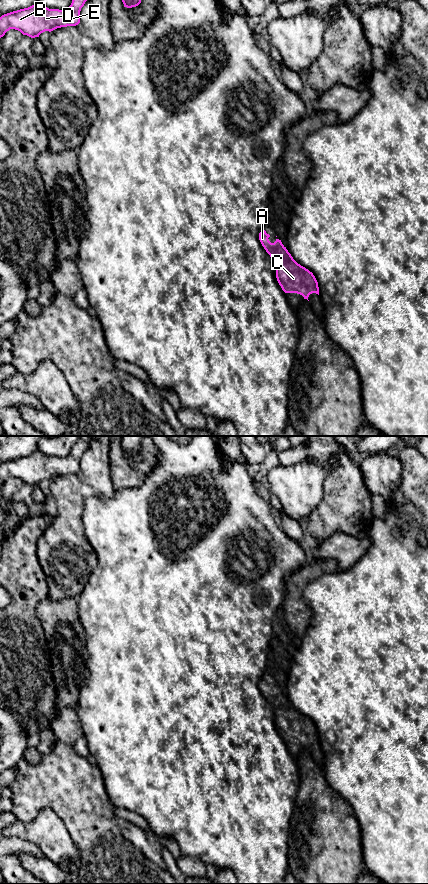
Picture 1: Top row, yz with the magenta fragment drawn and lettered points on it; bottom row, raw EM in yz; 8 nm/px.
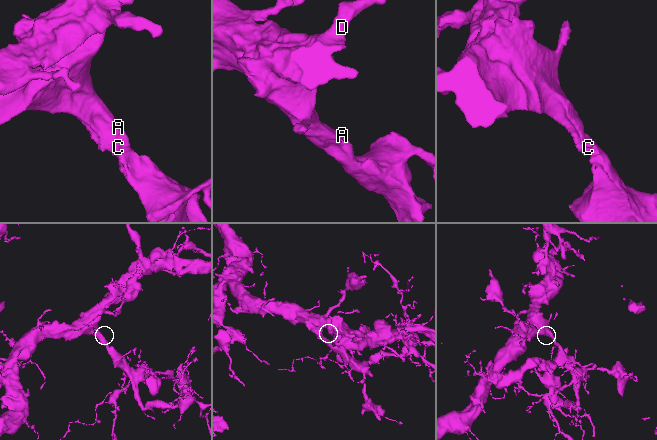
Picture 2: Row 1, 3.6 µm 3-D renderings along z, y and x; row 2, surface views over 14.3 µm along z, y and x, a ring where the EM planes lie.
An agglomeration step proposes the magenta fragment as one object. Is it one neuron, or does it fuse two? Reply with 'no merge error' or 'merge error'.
no merge error

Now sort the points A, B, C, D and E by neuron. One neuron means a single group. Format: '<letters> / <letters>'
A B C D E

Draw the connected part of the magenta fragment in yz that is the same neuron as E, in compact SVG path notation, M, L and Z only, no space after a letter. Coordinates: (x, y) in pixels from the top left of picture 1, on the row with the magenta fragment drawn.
M72 0L71 5L64 10L49 9L37 2L28 8L4 14L0 17L0 38L10 29L35 38L45 31L76 26L80 23L80 11L86 1Z

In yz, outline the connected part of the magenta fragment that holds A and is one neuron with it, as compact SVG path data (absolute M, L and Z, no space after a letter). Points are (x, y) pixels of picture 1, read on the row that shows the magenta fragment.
M264 229L259 233L259 240L270 255L276 268L276 278L285 293L297 293L308 300L312 293L319 295L318 282L305 267L298 264L281 240L276 239L274 243L269 241L270 235Z

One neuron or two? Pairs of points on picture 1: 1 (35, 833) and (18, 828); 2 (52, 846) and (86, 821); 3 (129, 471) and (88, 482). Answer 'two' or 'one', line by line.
1: one
2: two
3: two

